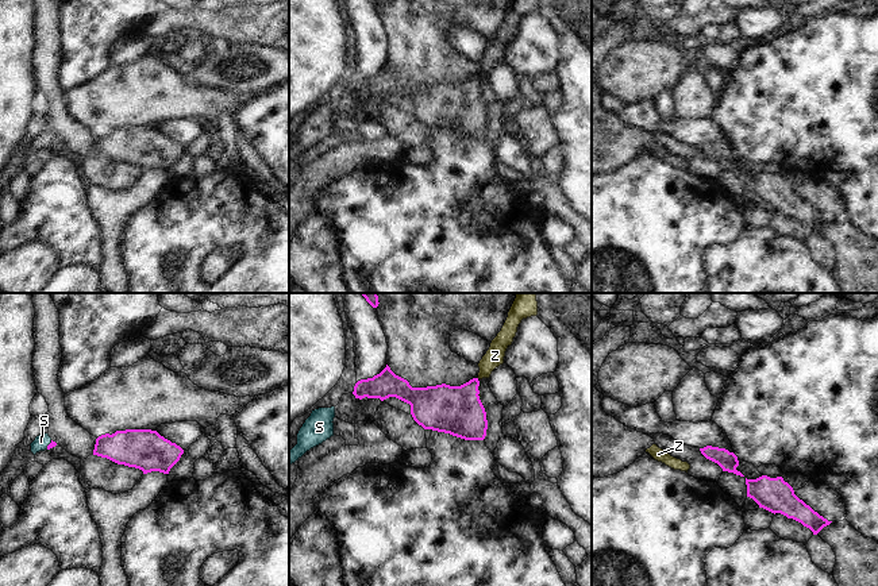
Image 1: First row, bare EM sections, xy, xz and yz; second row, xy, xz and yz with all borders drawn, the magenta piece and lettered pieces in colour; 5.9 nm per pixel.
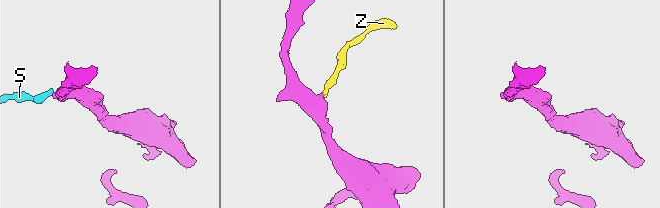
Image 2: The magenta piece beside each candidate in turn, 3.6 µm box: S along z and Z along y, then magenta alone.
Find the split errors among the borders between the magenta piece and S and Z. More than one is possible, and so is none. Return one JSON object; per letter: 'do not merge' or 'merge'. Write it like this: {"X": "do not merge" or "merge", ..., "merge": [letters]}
{"S": "merge", "Z": "merge", "merge": ["S", "Z"]}

